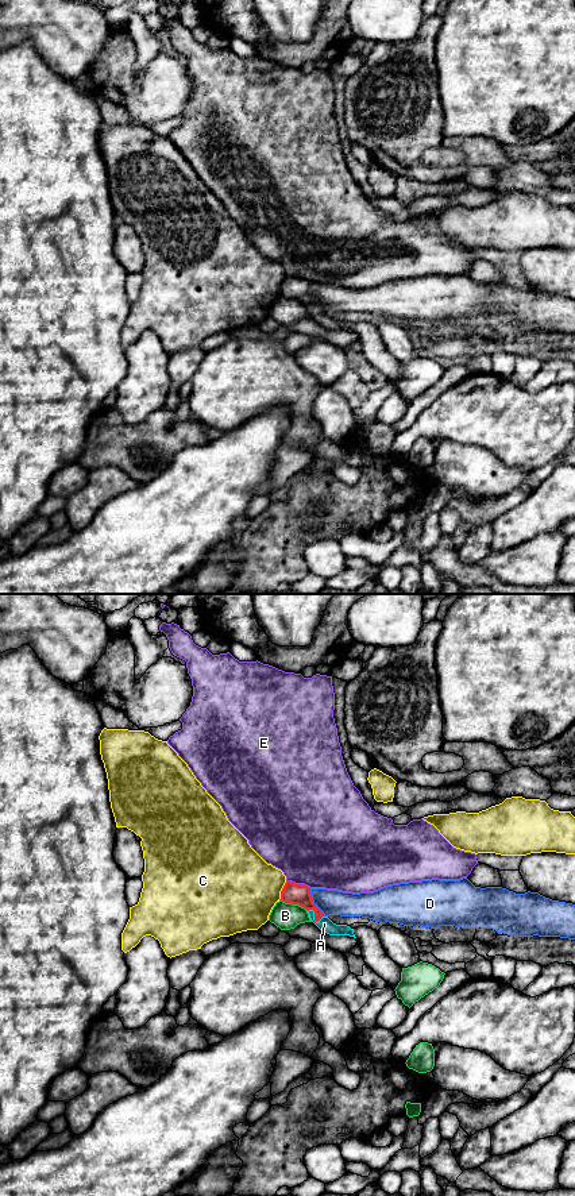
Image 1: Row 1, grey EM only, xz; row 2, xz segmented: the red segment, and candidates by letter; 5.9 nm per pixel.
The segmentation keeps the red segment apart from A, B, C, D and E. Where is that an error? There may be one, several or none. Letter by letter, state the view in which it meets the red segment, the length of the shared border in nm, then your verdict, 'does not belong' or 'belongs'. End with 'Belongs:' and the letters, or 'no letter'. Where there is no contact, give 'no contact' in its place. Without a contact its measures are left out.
A: xz | 100 nm | belongs
B: xz | 190 nm | does not belong
C: xz | 130 nm | does not belong
D: xz | 190 nm | does not belong
E: xz | 160 nm | does not belong
Belongs: A

